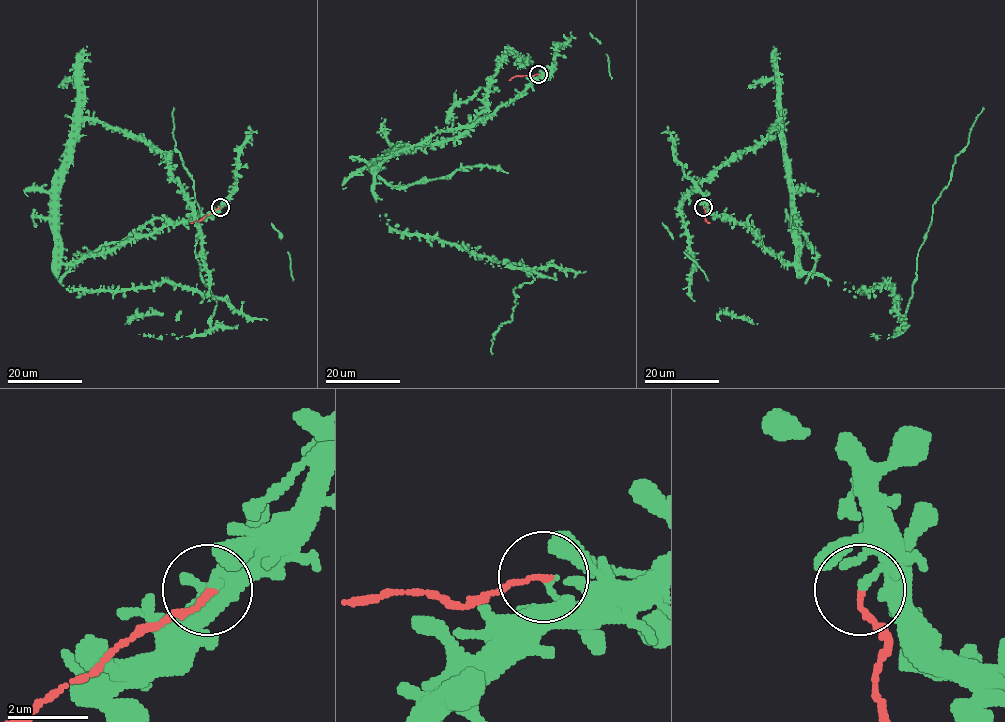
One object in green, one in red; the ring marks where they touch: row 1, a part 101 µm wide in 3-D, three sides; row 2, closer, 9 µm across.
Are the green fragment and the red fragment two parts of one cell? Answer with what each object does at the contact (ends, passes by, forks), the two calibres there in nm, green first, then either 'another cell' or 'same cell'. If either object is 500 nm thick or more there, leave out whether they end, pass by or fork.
green ends; red ends; calibres 180 and 130 nm; another cell

